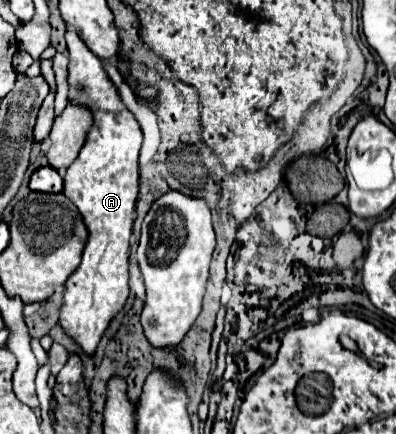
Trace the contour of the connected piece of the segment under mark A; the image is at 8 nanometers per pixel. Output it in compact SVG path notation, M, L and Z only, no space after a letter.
M74 28L66 30L66 42L70 50L70 100L92 108L94 126L90 128L78 158L64 174L64 194L76 204L90 236L80 266L66 280L60 324L84 352L92 354L110 320L120 312L128 298L128 248L140 180L138 156L142 148L142 130L134 114L122 104L100 58L92 54Z

